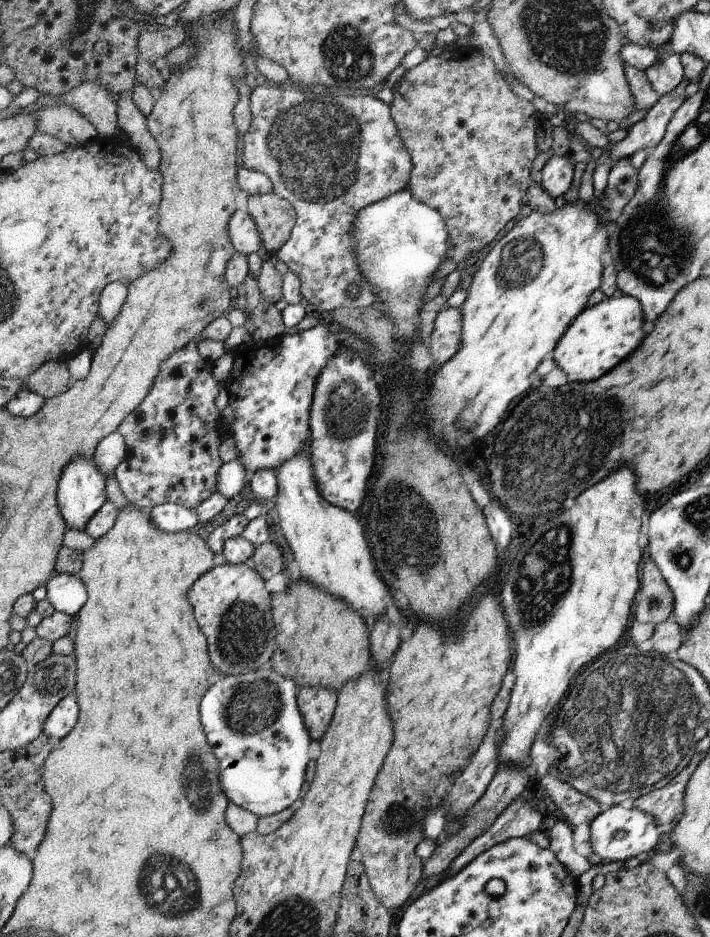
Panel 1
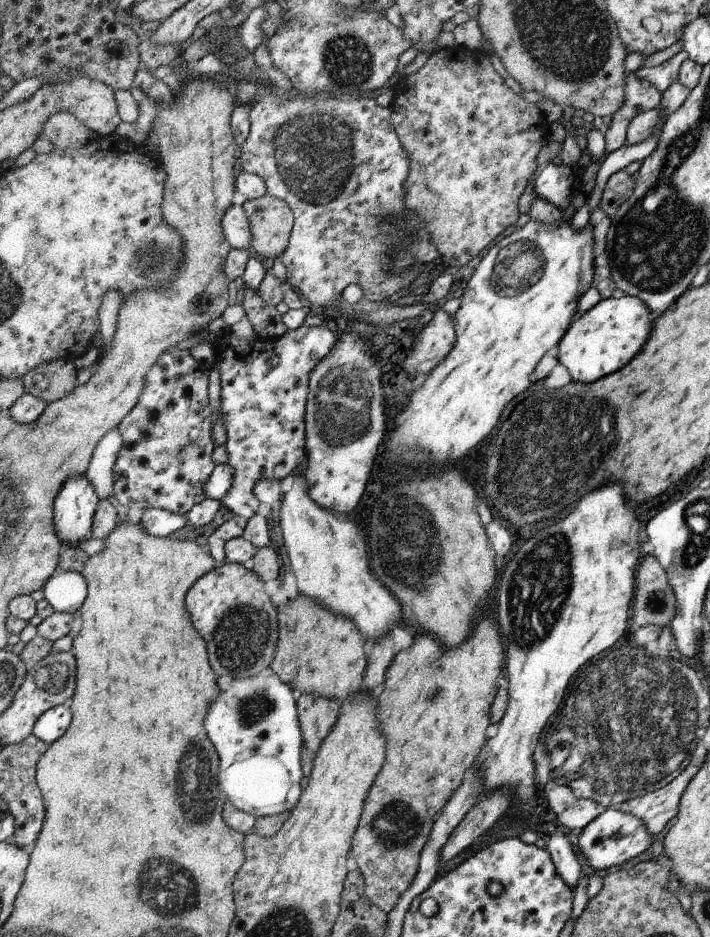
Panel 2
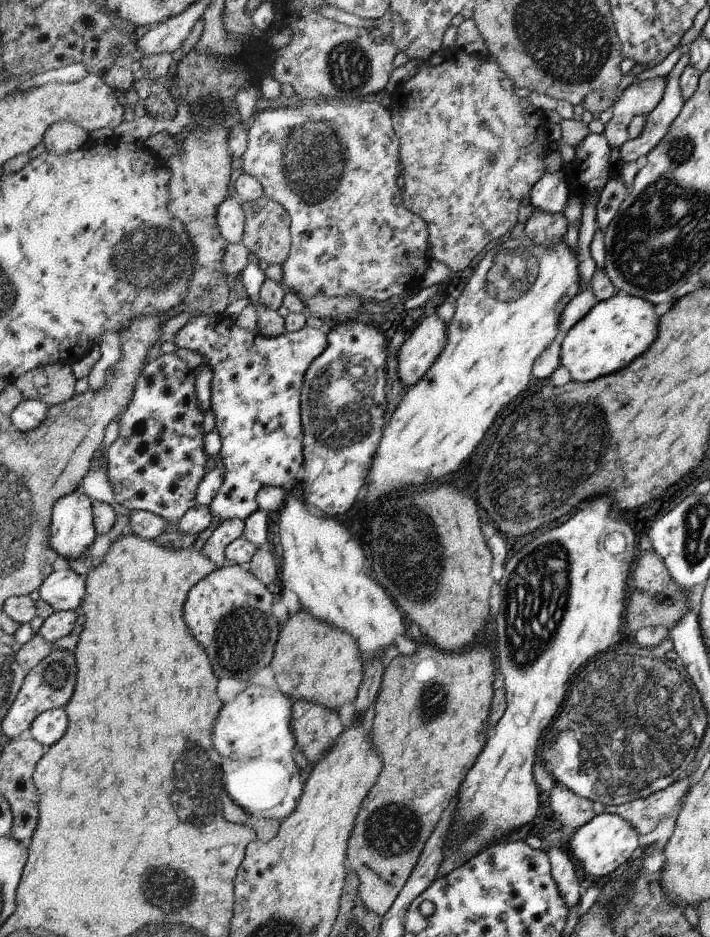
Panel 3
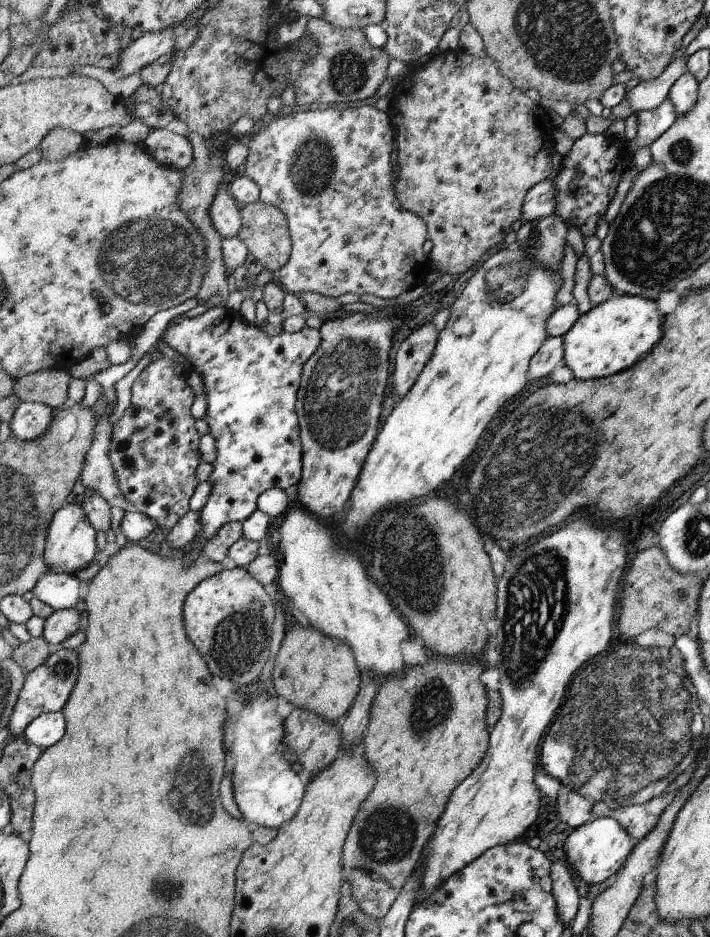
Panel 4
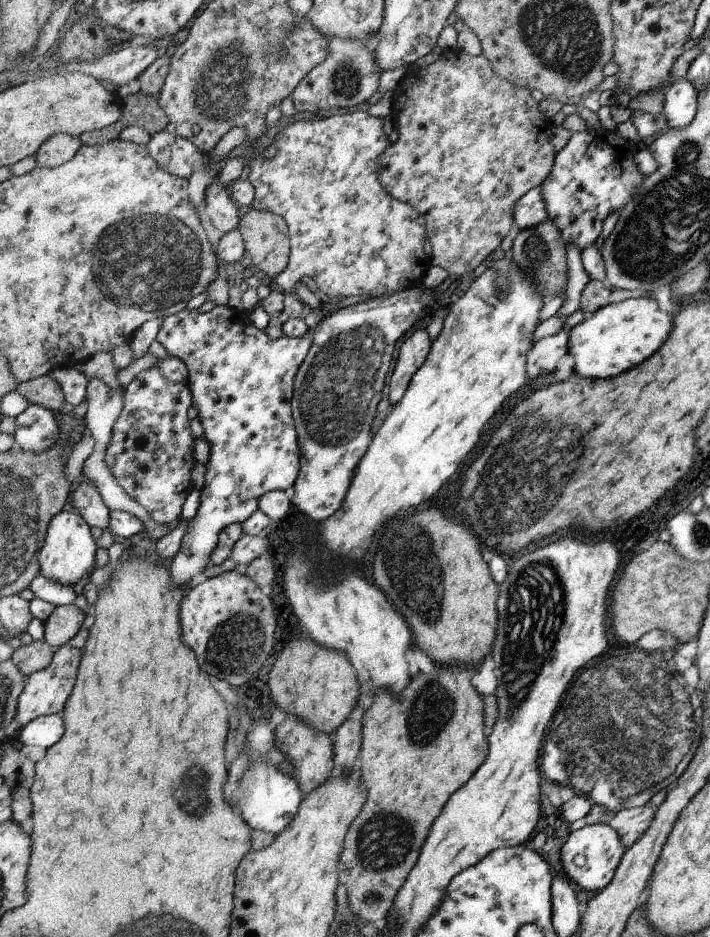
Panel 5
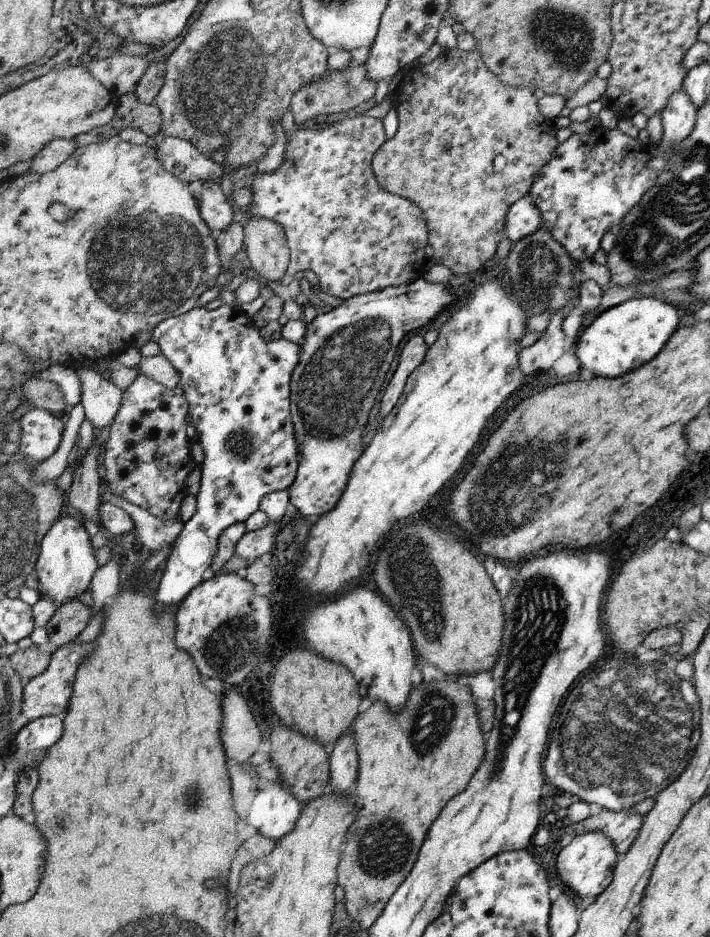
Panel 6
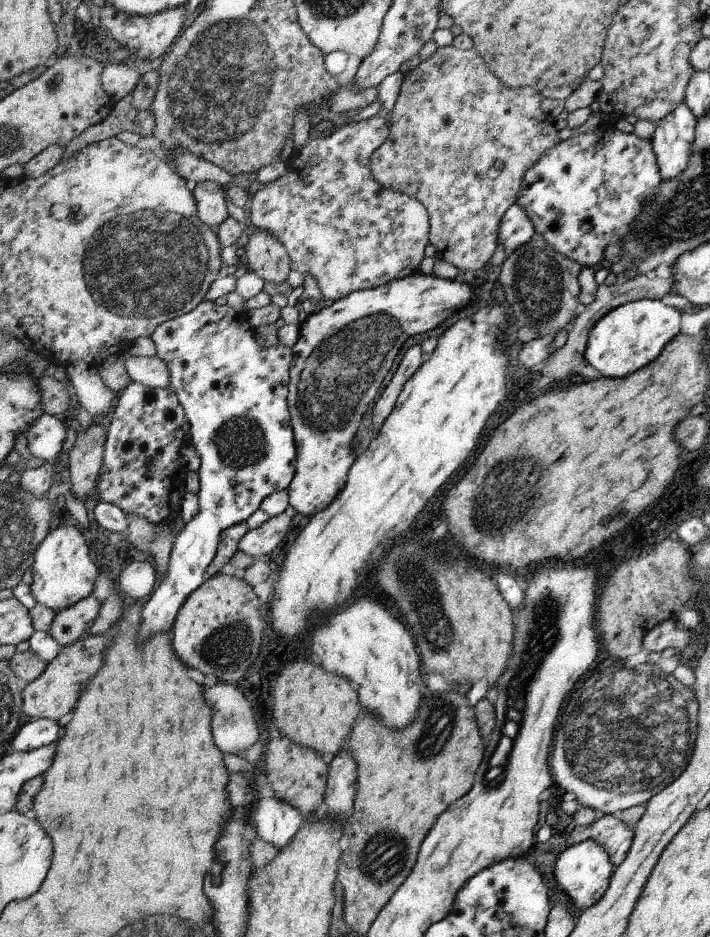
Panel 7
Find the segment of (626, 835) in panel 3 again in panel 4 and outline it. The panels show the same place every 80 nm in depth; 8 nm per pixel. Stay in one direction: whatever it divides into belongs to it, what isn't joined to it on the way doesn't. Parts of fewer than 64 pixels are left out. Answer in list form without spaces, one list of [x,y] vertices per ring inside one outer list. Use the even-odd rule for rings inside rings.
[[[612,817],[597,819],[576,827],[565,840],[564,855],[568,866],[586,882],[586,884],[608,884],[619,868],[627,861],[636,842],[626,832],[626,828]]]

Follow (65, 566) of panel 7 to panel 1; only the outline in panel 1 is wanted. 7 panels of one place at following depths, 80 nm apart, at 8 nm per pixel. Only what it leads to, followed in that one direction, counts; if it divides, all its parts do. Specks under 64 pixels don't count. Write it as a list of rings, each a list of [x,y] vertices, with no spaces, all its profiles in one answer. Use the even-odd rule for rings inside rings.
[[[78,458],[63,474],[63,480],[59,486],[60,510],[66,519],[70,529],[86,531],[95,514],[108,501],[108,480],[107,476],[98,468],[93,459]]]

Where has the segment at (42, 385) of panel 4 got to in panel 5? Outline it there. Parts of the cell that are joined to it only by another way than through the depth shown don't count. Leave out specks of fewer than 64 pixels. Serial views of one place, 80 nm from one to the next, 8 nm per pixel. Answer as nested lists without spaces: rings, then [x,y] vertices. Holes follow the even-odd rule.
[[[51,374],[24,381],[19,391],[32,405],[45,406],[59,415],[69,409],[64,387]]]

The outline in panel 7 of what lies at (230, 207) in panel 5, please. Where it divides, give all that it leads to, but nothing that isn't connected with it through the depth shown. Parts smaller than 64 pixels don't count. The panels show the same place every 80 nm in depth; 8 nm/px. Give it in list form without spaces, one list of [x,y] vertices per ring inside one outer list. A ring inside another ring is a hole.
[[[200,181],[192,190],[196,197],[198,214],[204,223],[216,228],[226,217],[226,197],[224,196],[225,186],[214,181]]]

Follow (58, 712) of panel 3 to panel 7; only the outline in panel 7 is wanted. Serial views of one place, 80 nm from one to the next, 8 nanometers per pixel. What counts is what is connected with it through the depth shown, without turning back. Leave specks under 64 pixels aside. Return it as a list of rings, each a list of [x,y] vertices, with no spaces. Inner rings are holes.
[[[48,717],[26,719],[10,743],[11,749],[26,752],[48,746],[60,738],[60,730],[62,726]]]

